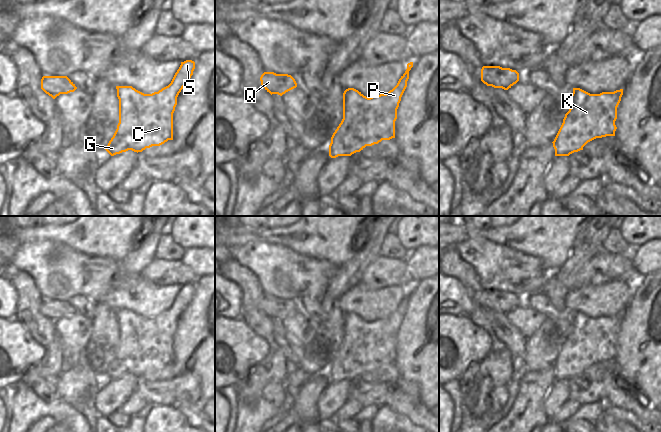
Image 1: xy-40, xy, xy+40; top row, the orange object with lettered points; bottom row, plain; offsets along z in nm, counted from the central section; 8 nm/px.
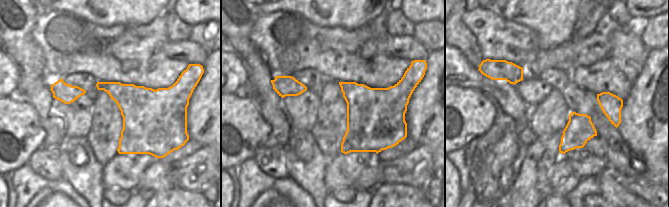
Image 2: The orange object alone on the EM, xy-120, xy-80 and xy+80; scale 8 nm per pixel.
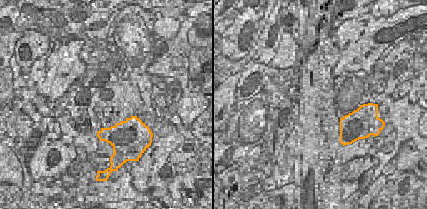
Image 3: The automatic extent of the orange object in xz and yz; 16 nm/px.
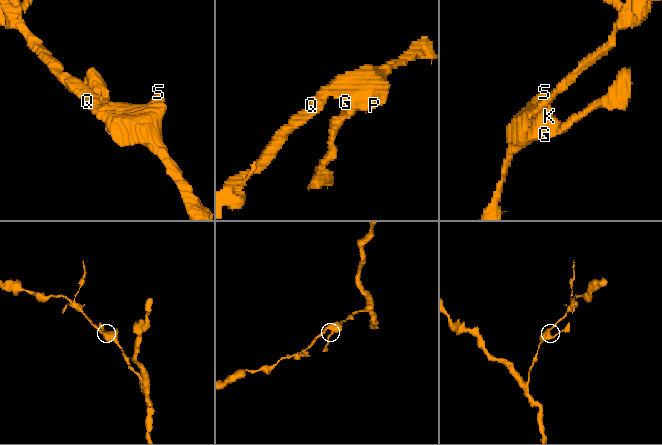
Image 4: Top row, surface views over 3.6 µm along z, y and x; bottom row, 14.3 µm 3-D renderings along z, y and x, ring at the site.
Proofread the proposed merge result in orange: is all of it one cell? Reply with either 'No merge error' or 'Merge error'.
No merge error.

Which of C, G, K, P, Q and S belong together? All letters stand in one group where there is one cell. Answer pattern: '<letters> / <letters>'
C G K P Q S

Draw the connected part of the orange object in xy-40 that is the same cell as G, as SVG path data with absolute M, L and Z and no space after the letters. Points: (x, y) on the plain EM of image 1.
M194 285L181 286L171 307L152 318L144 318L132 310L116 310L119 347L105 374L111 380L128 374L138 377L173 364L177 321L194 293Z

